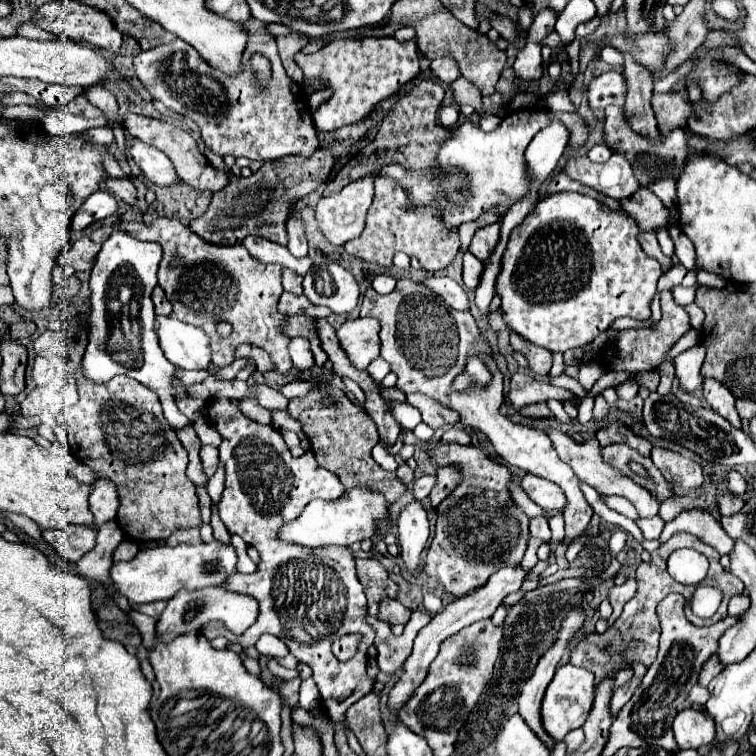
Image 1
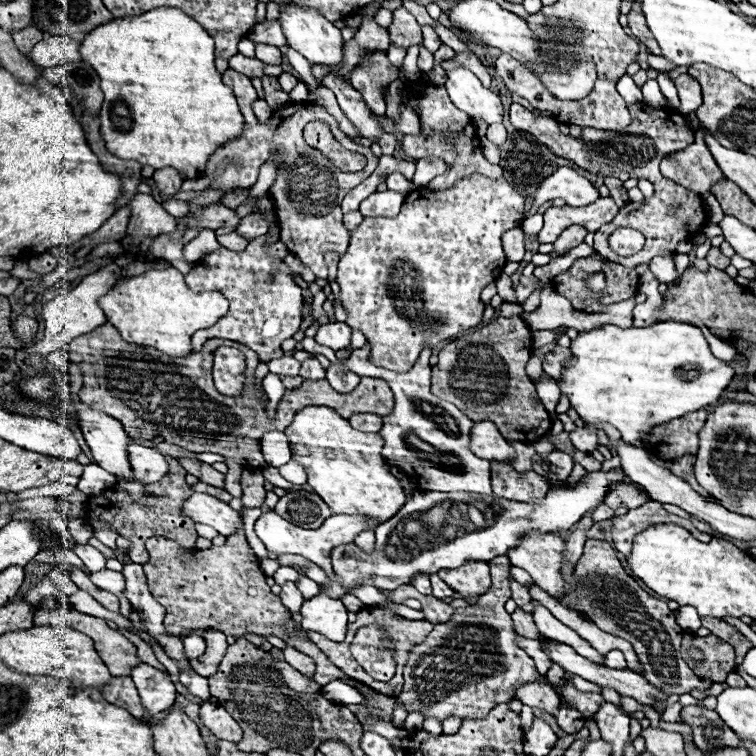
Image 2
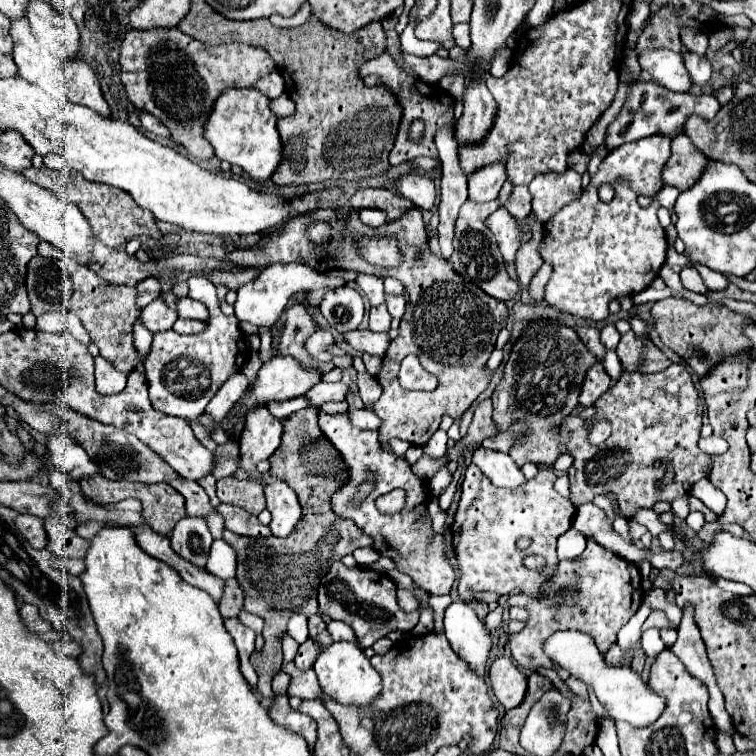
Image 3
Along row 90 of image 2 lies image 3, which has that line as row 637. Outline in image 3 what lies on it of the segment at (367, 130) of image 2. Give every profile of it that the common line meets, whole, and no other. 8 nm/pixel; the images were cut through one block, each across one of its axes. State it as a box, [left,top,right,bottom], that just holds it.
[328,622,358,642]

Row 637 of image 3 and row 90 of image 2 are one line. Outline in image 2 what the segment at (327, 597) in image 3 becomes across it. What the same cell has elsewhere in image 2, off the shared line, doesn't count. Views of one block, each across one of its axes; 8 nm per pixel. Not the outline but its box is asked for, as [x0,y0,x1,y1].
[350,52,390,116]

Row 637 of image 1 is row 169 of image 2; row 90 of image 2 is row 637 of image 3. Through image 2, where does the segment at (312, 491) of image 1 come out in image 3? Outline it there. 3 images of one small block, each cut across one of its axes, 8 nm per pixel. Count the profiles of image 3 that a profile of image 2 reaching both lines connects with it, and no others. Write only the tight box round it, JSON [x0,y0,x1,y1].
[224,618,258,688]

